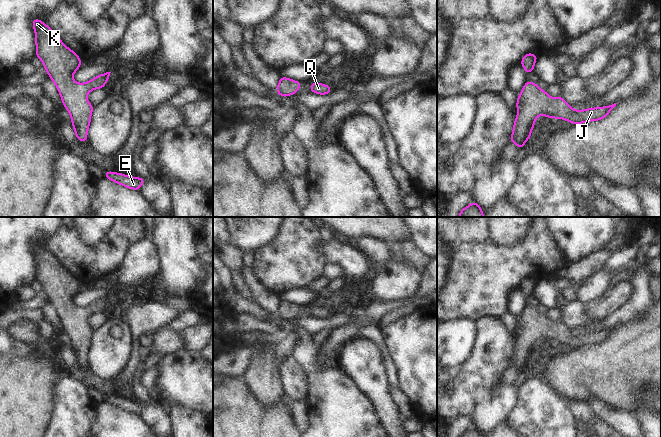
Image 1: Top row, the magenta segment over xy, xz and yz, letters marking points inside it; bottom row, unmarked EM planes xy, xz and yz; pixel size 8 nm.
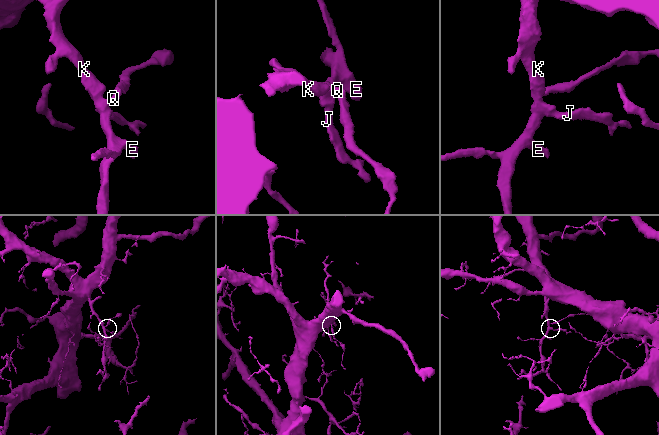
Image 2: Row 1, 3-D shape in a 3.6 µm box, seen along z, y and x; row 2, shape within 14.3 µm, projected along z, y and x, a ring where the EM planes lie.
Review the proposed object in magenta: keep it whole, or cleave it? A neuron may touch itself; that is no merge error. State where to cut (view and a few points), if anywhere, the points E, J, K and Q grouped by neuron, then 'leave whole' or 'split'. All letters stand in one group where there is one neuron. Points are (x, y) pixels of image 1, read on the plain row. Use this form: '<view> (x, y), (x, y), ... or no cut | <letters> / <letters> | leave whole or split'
no cut | E J K Q | leave whole

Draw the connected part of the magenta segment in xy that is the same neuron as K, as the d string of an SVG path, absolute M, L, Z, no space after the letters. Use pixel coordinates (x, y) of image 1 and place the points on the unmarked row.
M38 242L33 244L32 250L35 254L36 280L42 285L48 300L57 311L63 330L70 337L75 360L79 365L87 366L94 332L87 324L87 318L103 312L111 296L98 299L86 307L76 307L73 298L81 291L80 281Z

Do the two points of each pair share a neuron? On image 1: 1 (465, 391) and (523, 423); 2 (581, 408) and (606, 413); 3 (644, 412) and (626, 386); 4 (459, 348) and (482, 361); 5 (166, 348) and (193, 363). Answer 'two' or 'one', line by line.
1: two
2: two
3: two
4: two
5: two

